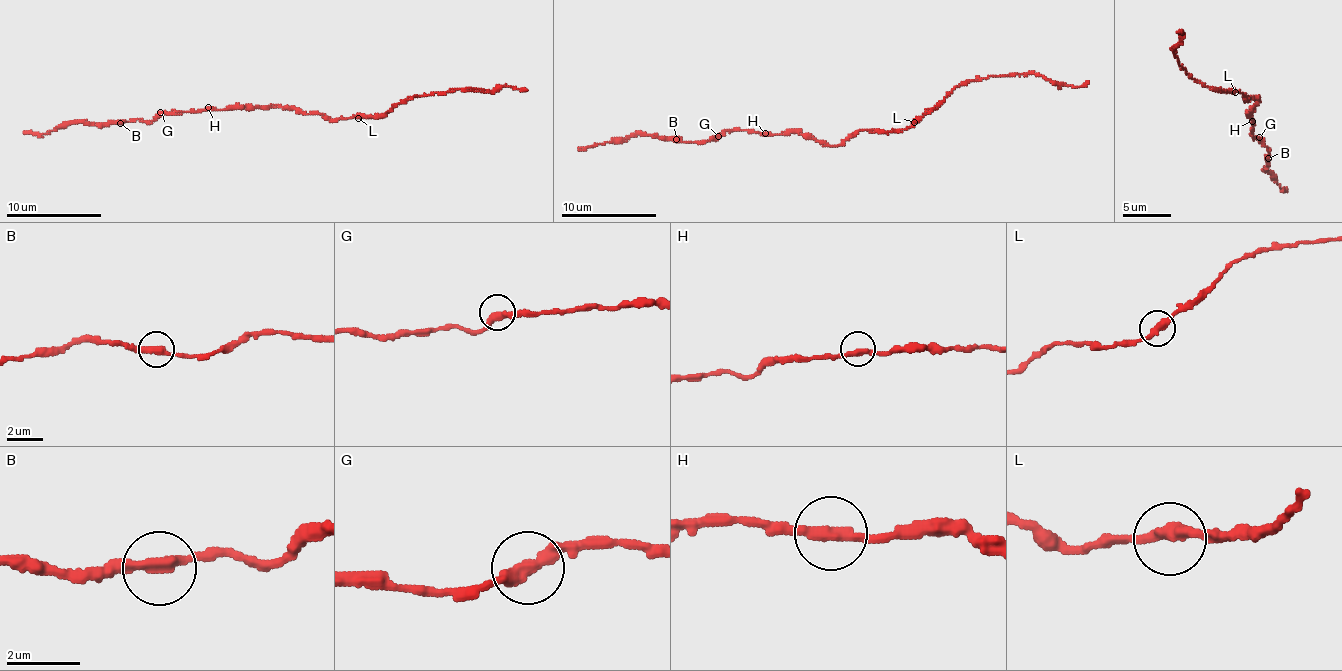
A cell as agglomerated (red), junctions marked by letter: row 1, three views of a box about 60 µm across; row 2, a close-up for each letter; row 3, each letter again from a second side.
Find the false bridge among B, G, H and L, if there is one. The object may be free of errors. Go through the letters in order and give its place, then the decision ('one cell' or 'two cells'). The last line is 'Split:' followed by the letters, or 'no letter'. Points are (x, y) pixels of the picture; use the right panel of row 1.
B: (1268, 158) | one cell
G: (1259, 137) | one cell
H: (1252, 121) | one cell
L: (1235, 92) | one cell
Split: no letter

